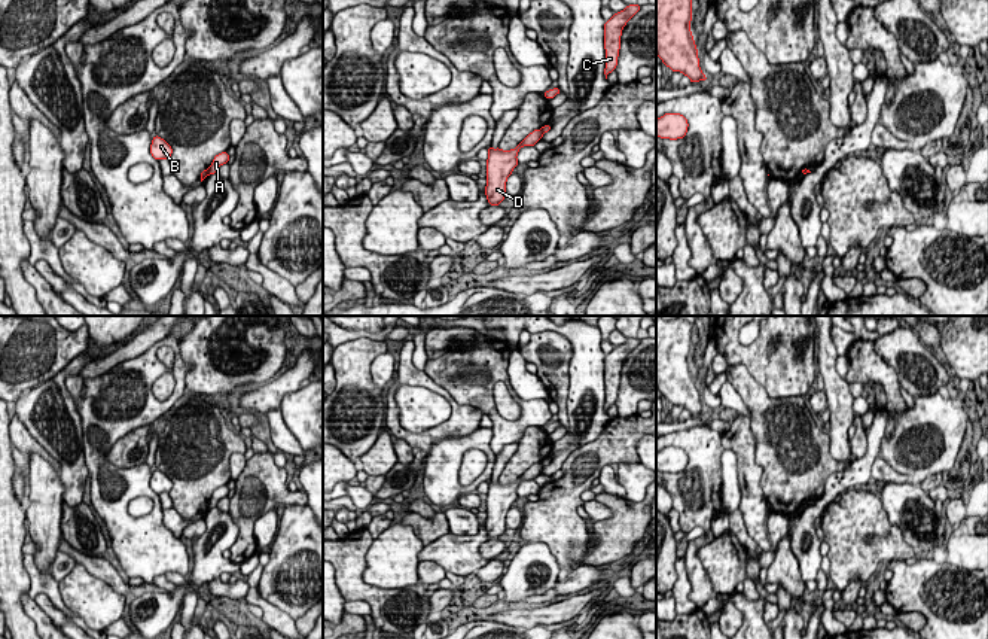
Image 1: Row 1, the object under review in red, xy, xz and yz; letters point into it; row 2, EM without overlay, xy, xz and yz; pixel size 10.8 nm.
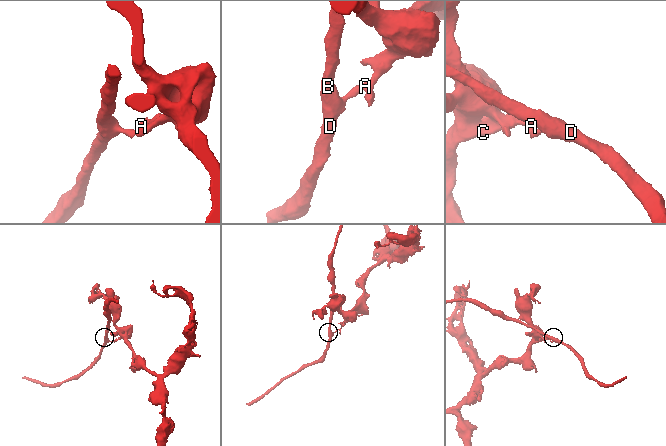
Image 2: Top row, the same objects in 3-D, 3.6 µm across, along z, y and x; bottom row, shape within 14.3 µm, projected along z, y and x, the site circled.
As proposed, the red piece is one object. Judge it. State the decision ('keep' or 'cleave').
cleave

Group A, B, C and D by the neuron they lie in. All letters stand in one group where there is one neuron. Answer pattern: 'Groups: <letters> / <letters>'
Groups: A C / B D

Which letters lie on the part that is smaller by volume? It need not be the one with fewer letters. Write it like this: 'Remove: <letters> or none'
Remove: B, D

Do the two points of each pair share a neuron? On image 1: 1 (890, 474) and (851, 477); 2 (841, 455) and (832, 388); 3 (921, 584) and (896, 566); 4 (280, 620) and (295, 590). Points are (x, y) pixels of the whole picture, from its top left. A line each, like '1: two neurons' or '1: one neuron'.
1: two neurons
2: one neuron
3: one neuron
4: two neurons

